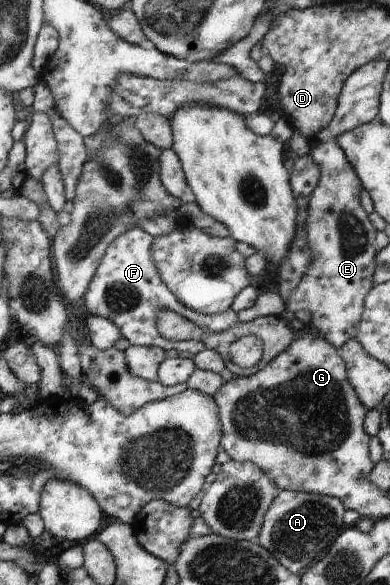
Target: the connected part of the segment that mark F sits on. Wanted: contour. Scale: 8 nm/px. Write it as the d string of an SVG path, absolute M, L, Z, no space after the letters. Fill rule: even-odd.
M140 226L130 228L122 236L118 236L106 250L102 262L96 270L96 275L86 293L84 294L81 310L85 315L100 316L110 322L114 322L122 334L122 338L128 340L133 346L156 346L164 351L176 349L182 355L194 356L205 348L205 343L200 340L167 340L160 335L156 328L158 310L172 310L177 316L190 320L200 328L218 334L228 332L238 322L237 314L231 309L228 311L204 315L186 308L182 302L178 302L174 294L164 285L158 268L152 260L153 237L147 234Z

